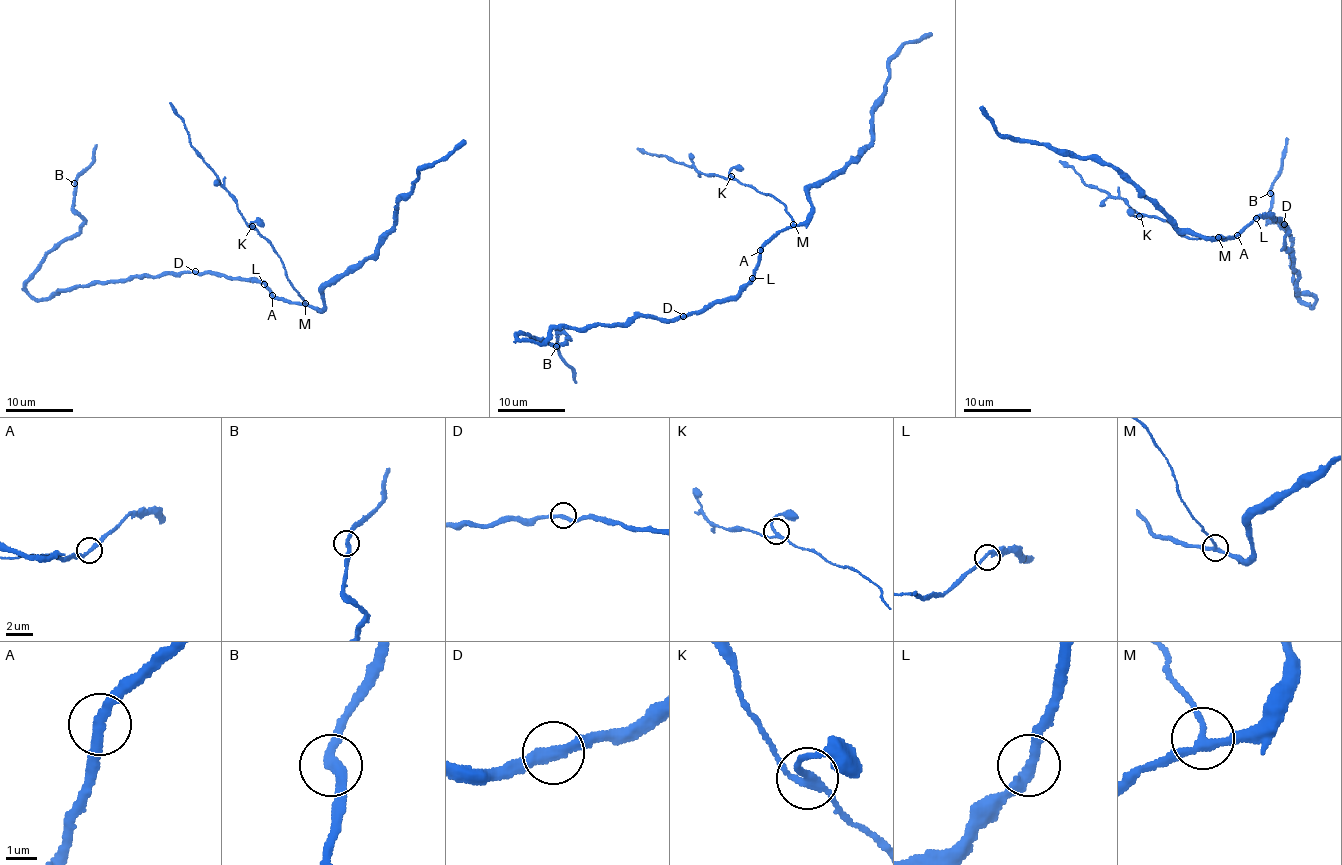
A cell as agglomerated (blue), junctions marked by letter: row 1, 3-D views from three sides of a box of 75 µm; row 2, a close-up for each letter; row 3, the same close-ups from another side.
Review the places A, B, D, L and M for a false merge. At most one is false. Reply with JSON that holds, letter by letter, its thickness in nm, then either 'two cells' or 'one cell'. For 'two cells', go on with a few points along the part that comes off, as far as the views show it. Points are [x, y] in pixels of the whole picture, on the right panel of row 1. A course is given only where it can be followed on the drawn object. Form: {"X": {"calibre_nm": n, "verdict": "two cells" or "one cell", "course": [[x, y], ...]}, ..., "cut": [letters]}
{"A": {"calibre_nm": 280, "verdict": "one cell"}, "B": {"calibre_nm": 320, "verdict": "one cell"}, "D": {"calibre_nm": 320, "verdict": "one cell"}, "L": {"calibre_nm": 280, "verdict": "one cell"}, "M": {"calibre_nm": 240, "verdict": "two cells", "course": [[1217, 237], [1186, 237], [1174, 225], [1154, 216], [1142, 216], [1124, 201], [1083, 183], [1081, 174], [1060, 161]]}, "cut": ["M"]}

